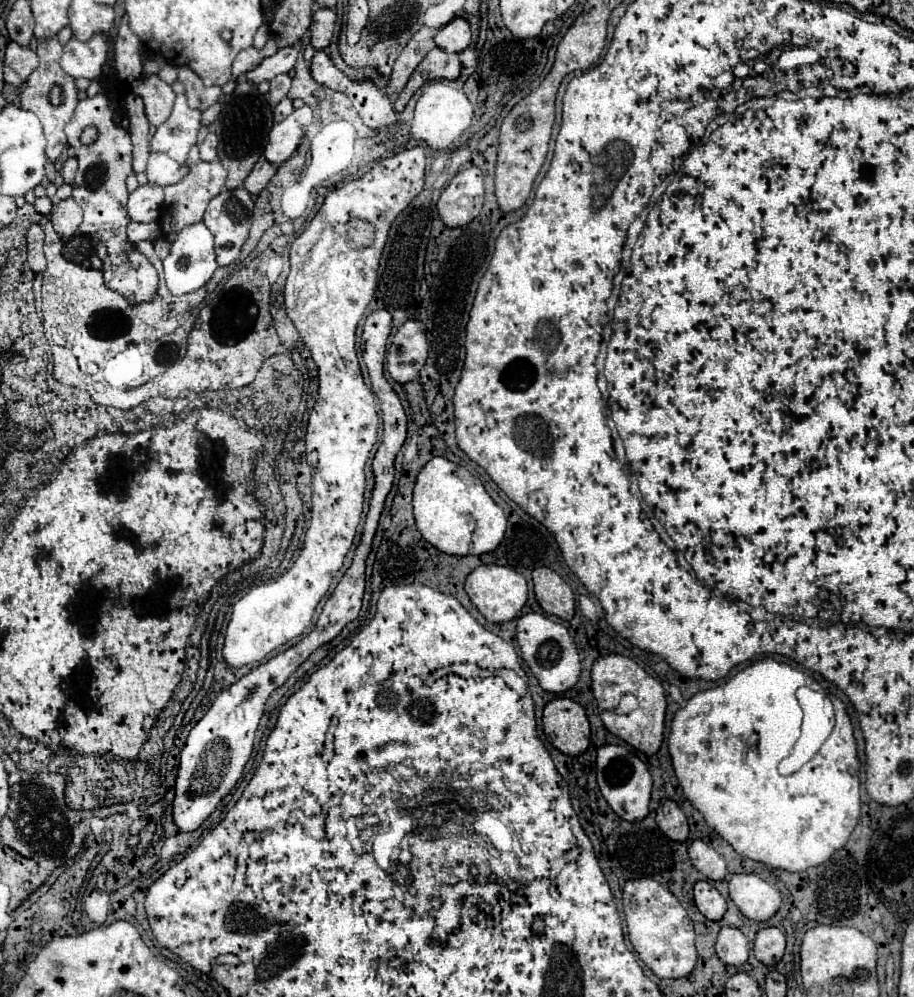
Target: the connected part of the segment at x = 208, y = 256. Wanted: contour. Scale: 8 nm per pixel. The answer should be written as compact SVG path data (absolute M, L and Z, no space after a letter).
M204 222L186 226L178 238L170 246L170 254L164 258L164 278L166 286L174 296L190 294L198 288L202 288L218 268L214 260L214 236L210 236L210 230L206 228Z

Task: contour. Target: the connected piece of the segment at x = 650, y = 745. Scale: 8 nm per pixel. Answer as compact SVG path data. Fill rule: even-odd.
M608 654L602 656L594 662L592 666L592 692L594 698L598 702L600 708L600 718L604 722L604 726L618 738L622 738L624 742L628 742L630 746L634 746L636 750L644 752L644 754L656 754L660 744L662 744L662 736L664 736L664 712L666 712L666 696L664 696L664 688L662 684L652 678L650 674L646 674L634 660L620 656L620 654ZM624 692L632 692L638 698L638 708L626 716L618 716L612 714L612 710L618 706L620 696Z

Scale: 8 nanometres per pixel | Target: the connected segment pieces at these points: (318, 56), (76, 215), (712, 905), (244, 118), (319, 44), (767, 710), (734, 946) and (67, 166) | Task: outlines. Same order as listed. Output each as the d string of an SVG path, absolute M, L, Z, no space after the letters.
M316 52L314 58L312 58L312 64L310 64L310 70L312 70L312 78L316 82L320 80L348 80L330 60L330 56L326 52Z
M72 198L56 200L50 216L52 216L52 226L56 234L60 238L70 238L82 222L82 208Z
M706 880L694 884L694 904L708 920L722 920L726 912L726 900L720 896L720 892Z
M240 76L236 80L236 90L232 96L226 98L222 112L218 120L214 122L214 132L218 136L218 158L222 160L222 166L228 170L226 188L234 190L240 188L244 178L254 168L256 160L262 156L268 132L272 128L272 108L266 100L266 96L260 96L256 86L246 80L246 76Z
M318 8L312 16L312 24L310 24L310 32L312 32L312 46L316 50L322 50L330 44L332 32L334 32L334 24L336 24L336 14L330 8Z
M772 657L758 659L728 682L692 696L686 706L674 714L668 750L684 796L704 816L710 828L714 828L740 856L750 860L788 872L802 872L826 862L830 854L838 852L858 824L860 762L856 756L852 722L844 704L835 696L829 696L808 674L776 662Z
M722 926L716 940L716 954L724 964L740 966L748 960L748 938L734 926Z
M68 158L68 160L64 162L64 166L62 166L62 178L64 178L66 184L72 184L72 182L74 182L74 174L76 174L76 170L78 170L78 162L76 162L76 158Z

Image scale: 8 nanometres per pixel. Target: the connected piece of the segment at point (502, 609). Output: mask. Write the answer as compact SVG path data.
M480 564L478 568L474 568L468 574L464 588L472 604L476 604L476 608L488 622L508 622L516 618L522 606L526 604L526 596L528 596L528 586L526 586L524 576L498 564Z

